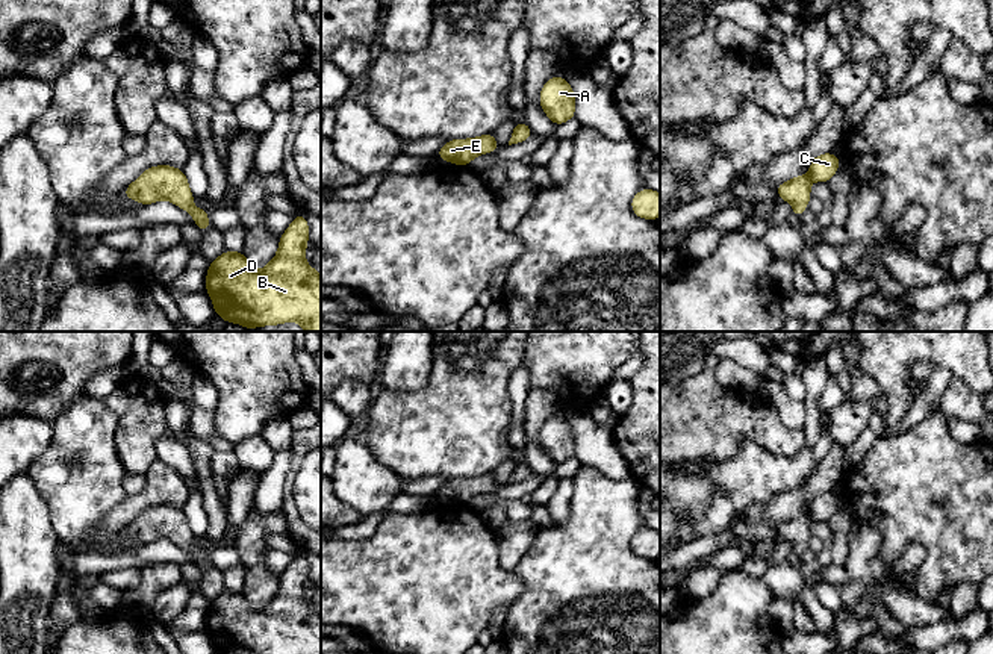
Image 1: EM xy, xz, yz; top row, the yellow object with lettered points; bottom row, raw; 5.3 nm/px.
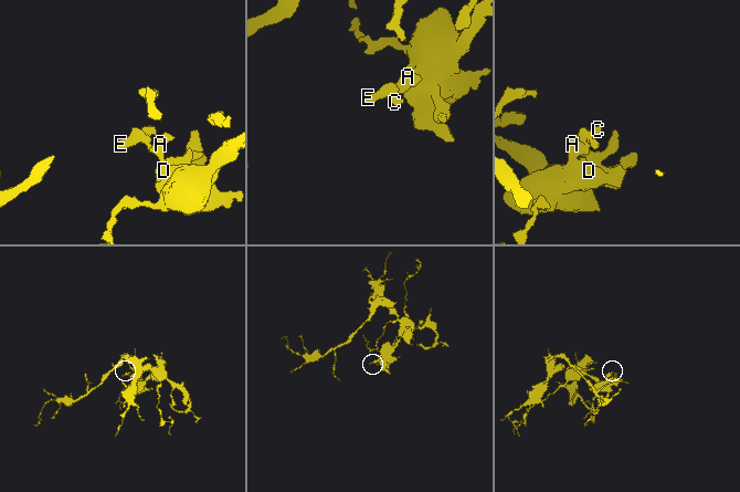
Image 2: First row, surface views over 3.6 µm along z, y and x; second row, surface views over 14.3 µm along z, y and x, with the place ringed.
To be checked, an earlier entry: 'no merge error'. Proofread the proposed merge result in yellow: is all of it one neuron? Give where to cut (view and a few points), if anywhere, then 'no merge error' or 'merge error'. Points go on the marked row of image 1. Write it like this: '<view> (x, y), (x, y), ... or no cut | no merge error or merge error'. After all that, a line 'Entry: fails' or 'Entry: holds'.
no cut | no merge error
Entry: holds

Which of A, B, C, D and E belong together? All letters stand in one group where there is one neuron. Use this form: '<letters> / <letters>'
A B C D E

